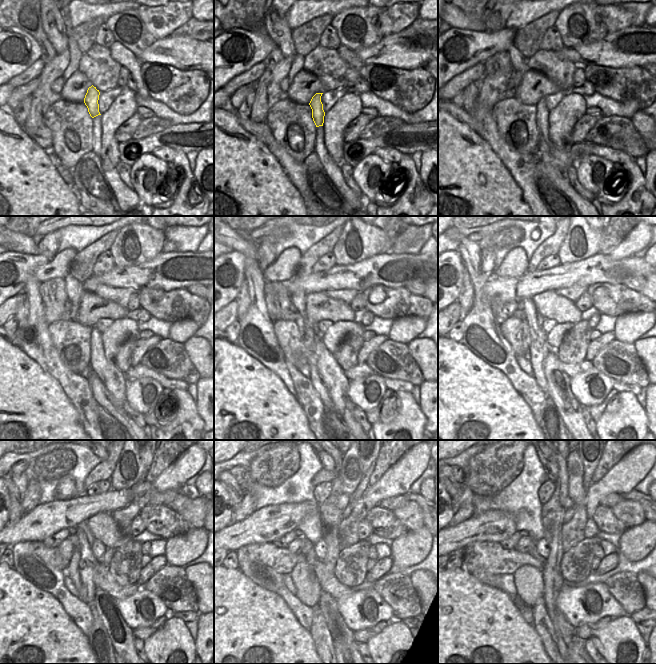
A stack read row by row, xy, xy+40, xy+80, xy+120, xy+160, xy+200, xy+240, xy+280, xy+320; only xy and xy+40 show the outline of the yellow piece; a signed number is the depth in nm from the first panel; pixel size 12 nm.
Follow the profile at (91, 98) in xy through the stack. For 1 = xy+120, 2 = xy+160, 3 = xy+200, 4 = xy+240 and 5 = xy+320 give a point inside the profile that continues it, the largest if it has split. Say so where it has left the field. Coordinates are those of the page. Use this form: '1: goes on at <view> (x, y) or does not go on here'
1: goes on at xy+120 (115, 381)
2: goes on at xy+160 (334, 377)
3: goes on at xy+200 (559, 382)
4: goes on at xy+240 (121, 635)
5: goes on at xy+320 (560, 624)

